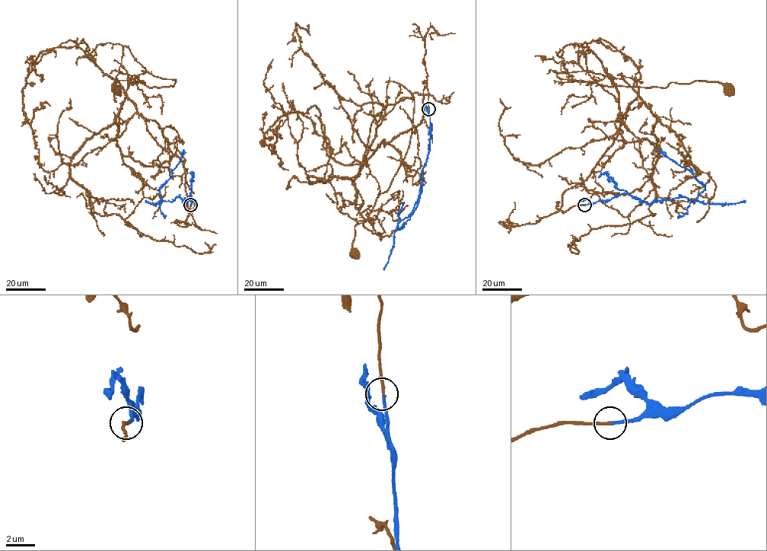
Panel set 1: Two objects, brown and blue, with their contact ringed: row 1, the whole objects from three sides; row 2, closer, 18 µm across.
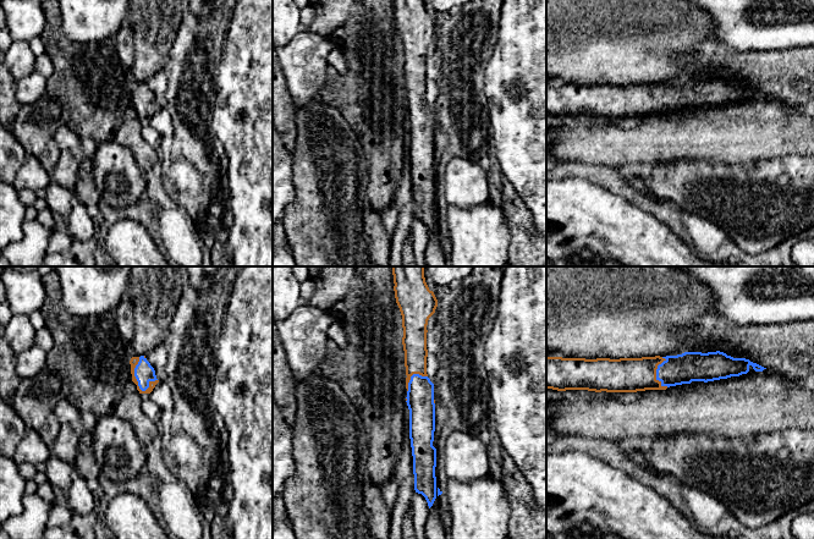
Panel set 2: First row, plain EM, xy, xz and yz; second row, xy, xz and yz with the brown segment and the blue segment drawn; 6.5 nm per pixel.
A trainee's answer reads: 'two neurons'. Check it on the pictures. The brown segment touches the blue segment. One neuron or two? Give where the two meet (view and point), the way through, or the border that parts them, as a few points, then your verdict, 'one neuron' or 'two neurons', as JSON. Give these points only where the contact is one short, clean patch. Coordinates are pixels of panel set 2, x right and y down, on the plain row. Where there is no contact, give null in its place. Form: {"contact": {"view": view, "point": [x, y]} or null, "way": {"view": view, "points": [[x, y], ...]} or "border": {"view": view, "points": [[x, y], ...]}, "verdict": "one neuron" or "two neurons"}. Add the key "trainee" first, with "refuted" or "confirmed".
{"trainee": "confirmed", "contact": {"view": "xy", "point": [133, 102]}, "verdict": "two neurons"}

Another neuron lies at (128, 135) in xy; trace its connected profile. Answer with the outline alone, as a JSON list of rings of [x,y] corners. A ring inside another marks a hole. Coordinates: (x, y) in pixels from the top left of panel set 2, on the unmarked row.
[[[132,106],[127,108],[114,141],[128,148],[138,166],[147,172],[159,160],[159,152],[144,141],[142,127],[137,111]]]

